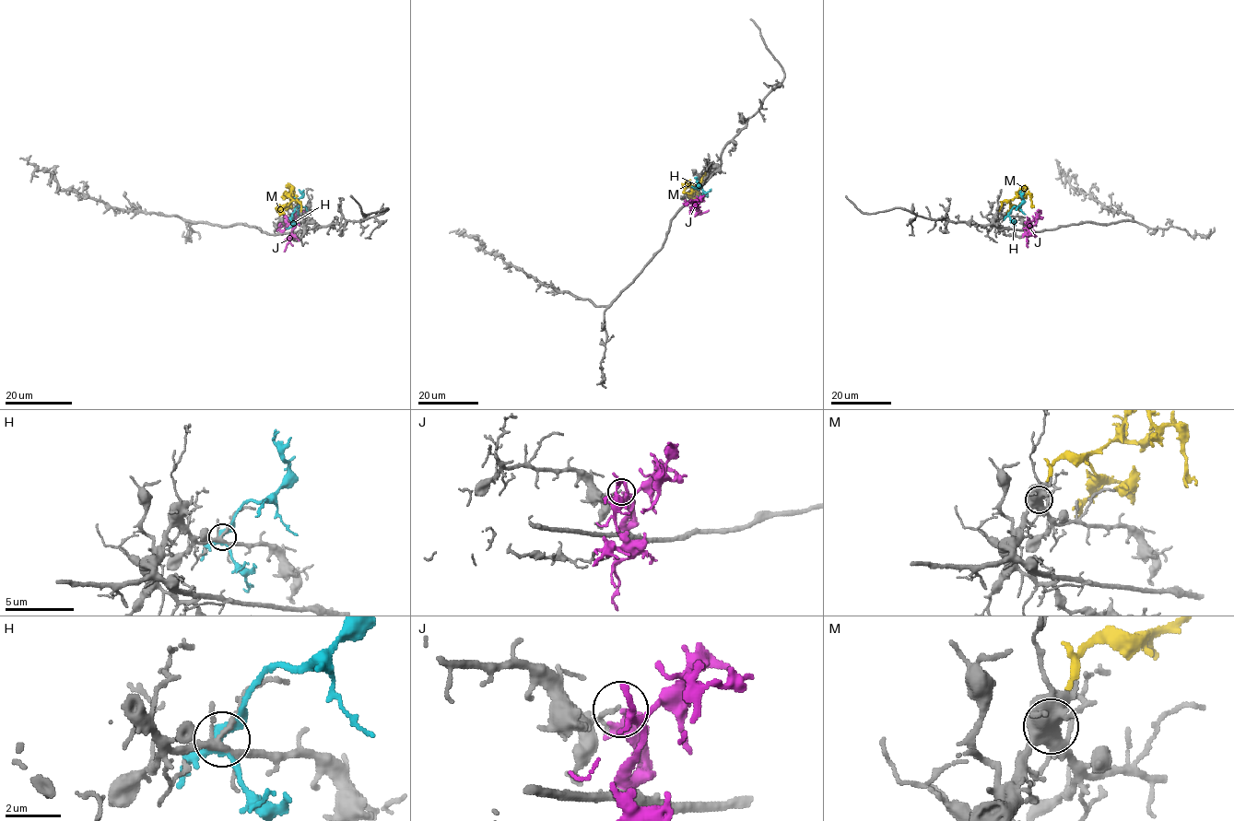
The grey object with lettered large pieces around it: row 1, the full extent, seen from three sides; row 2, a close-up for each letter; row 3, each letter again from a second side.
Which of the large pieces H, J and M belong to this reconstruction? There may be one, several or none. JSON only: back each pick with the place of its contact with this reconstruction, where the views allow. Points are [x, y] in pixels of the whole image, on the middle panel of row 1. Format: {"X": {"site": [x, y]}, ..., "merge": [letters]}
{"merge": []}

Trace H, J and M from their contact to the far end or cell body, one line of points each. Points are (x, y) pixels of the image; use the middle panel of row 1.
H: (697, 181), (703, 196), (706, 194), (703, 193)
J: (687, 202), (686, 204), (699, 201), (689, 201)
M: (705, 172), (695, 189), (699, 193), (696, 206)

